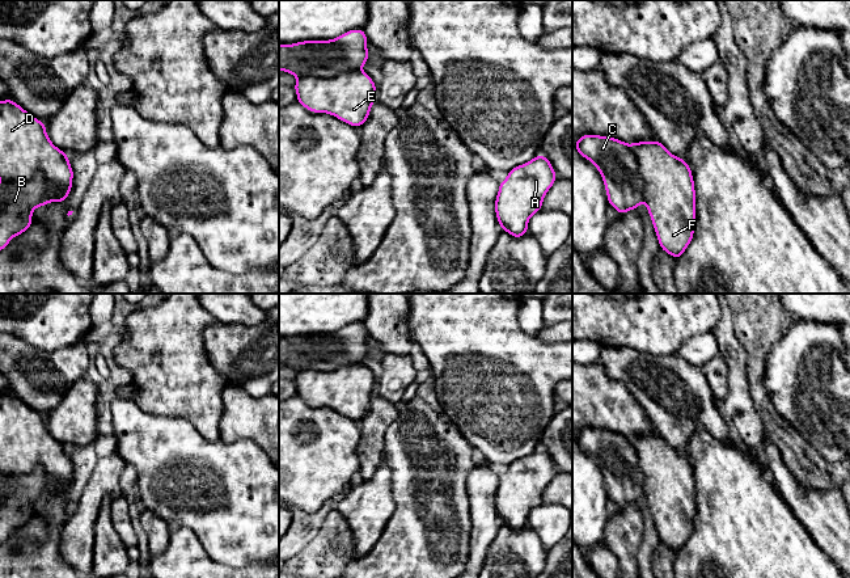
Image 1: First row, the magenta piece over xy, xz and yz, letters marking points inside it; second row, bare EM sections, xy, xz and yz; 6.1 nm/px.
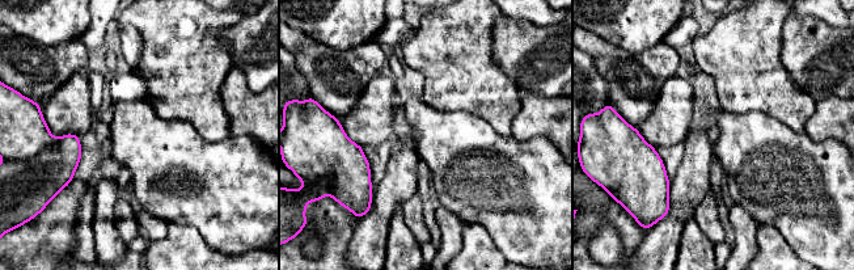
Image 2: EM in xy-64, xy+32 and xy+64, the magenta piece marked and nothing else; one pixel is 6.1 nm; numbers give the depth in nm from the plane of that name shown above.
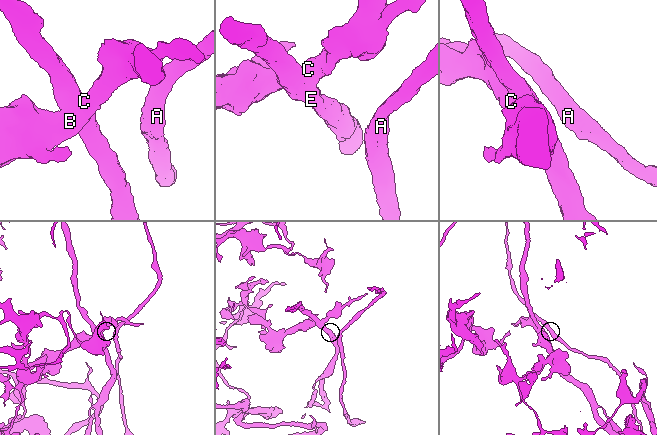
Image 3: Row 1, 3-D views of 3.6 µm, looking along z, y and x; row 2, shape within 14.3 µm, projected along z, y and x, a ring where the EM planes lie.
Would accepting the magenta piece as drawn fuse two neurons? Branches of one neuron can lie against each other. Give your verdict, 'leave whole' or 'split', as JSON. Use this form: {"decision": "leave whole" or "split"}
{"decision": "leave whole"}

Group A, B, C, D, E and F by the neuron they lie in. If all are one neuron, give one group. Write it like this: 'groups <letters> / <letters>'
groups A B C D E F

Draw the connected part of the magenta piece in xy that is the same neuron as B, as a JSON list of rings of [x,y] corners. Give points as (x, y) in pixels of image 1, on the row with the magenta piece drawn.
[[[12,98],[0,101],[0,250],[30,228],[31,214],[37,207],[65,202],[72,180],[68,155],[52,144],[46,125]]]

